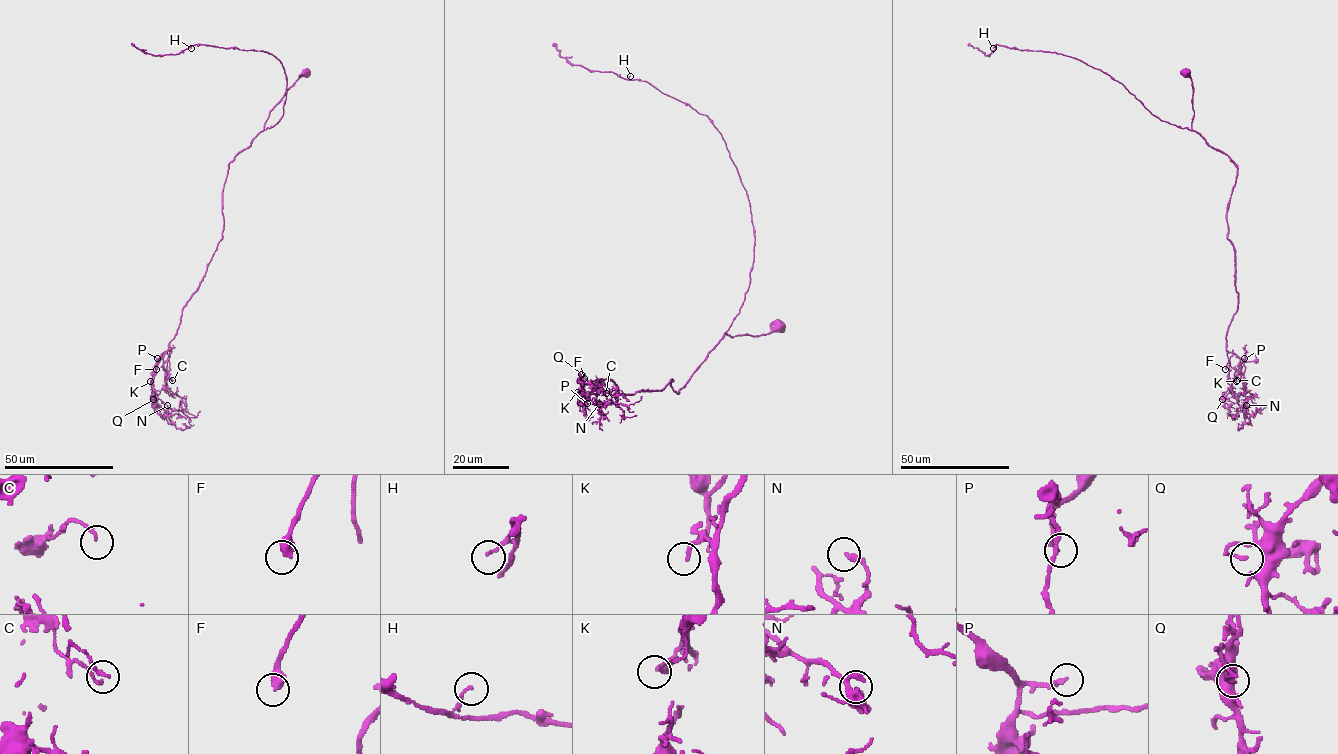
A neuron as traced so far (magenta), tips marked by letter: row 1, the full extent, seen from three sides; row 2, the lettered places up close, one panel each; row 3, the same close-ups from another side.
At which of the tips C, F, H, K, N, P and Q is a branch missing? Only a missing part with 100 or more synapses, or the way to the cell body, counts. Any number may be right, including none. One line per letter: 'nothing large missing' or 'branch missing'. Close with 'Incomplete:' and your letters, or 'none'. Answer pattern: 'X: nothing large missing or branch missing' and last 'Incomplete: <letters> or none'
C: nothing large missing
F: branch missing
H: nothing large missing
K: nothing large missing
N: nothing large missing
P: branch missing
Q: nothing large missing
Incomplete: F, P

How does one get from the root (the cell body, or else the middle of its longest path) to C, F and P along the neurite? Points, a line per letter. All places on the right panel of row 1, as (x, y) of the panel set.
C: (1186, 72), (1193, 87), (1192, 129), (1237, 168), (1226, 221), (1235, 251), (1237, 308), (1226, 336), (1237, 380)
F: (1186, 72), (1193, 87), (1192, 129), (1237, 168), (1226, 221), (1235, 251), (1237, 308), (1226, 336), (1225, 369)
P: (1186, 72), (1193, 87), (1192, 129), (1237, 168), (1226, 221), (1235, 251), (1237, 308), (1226, 349), (1244, 358)

